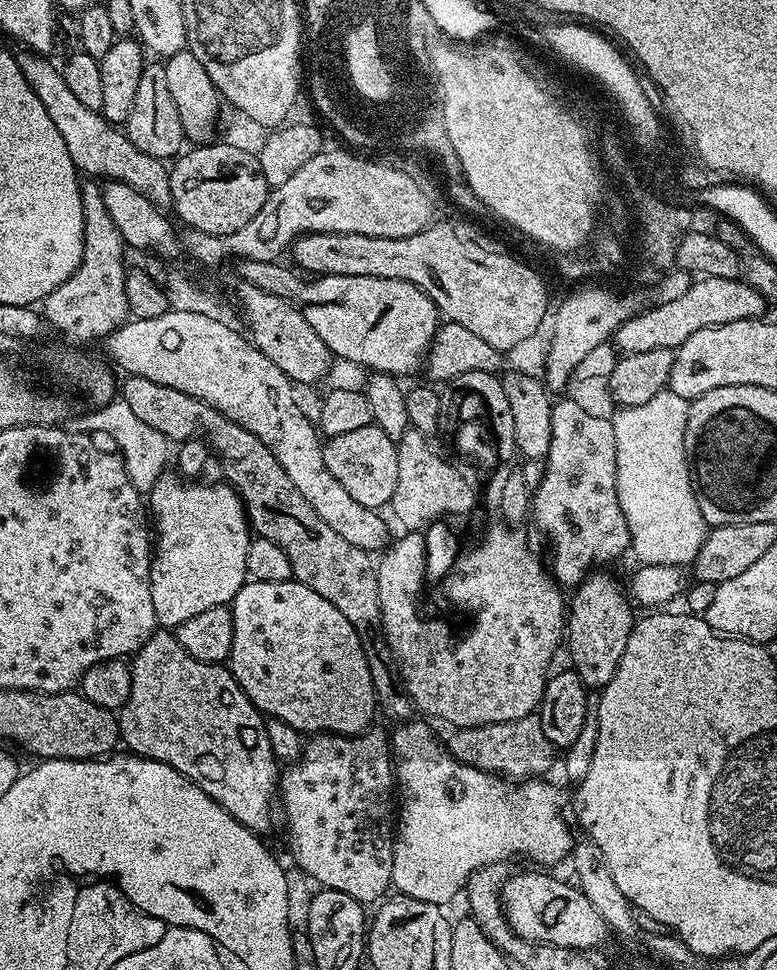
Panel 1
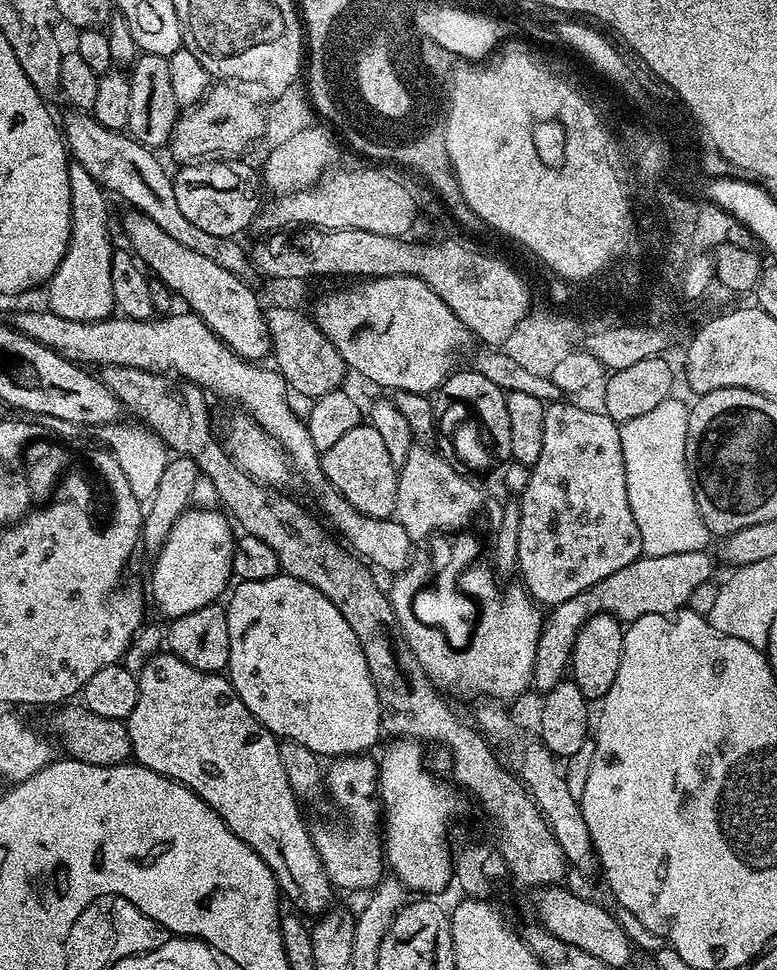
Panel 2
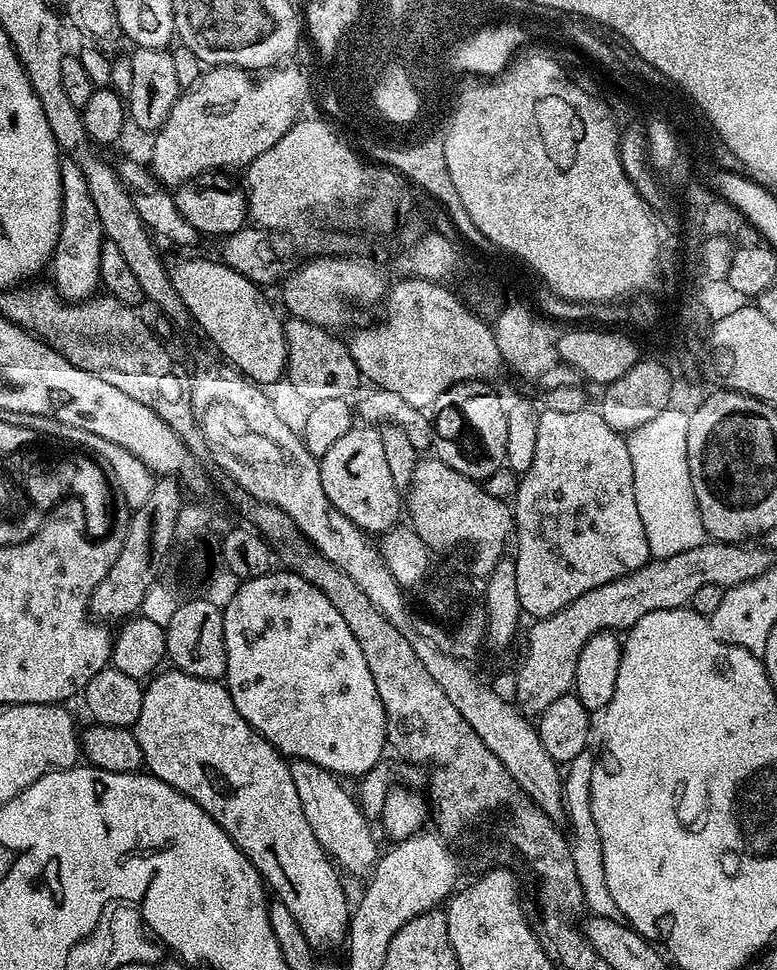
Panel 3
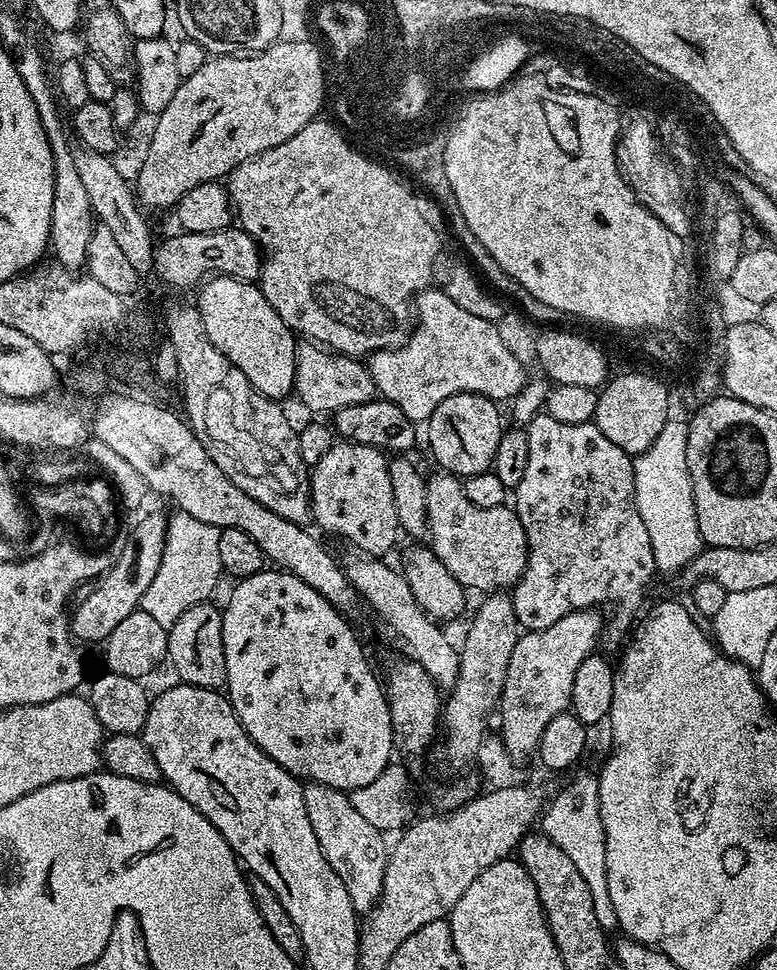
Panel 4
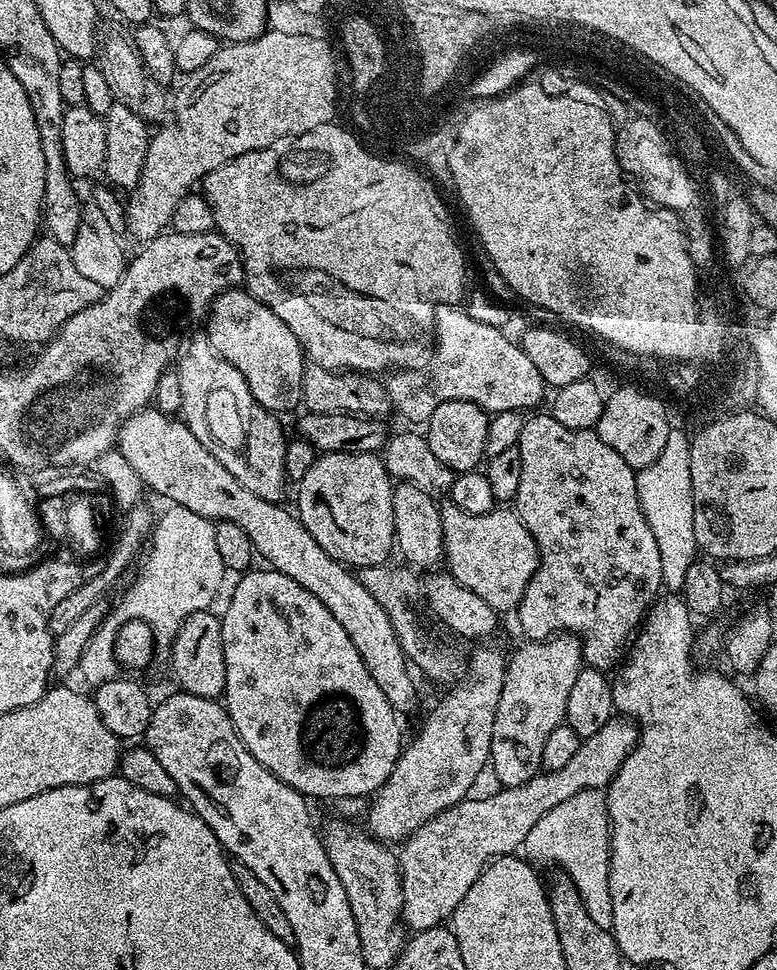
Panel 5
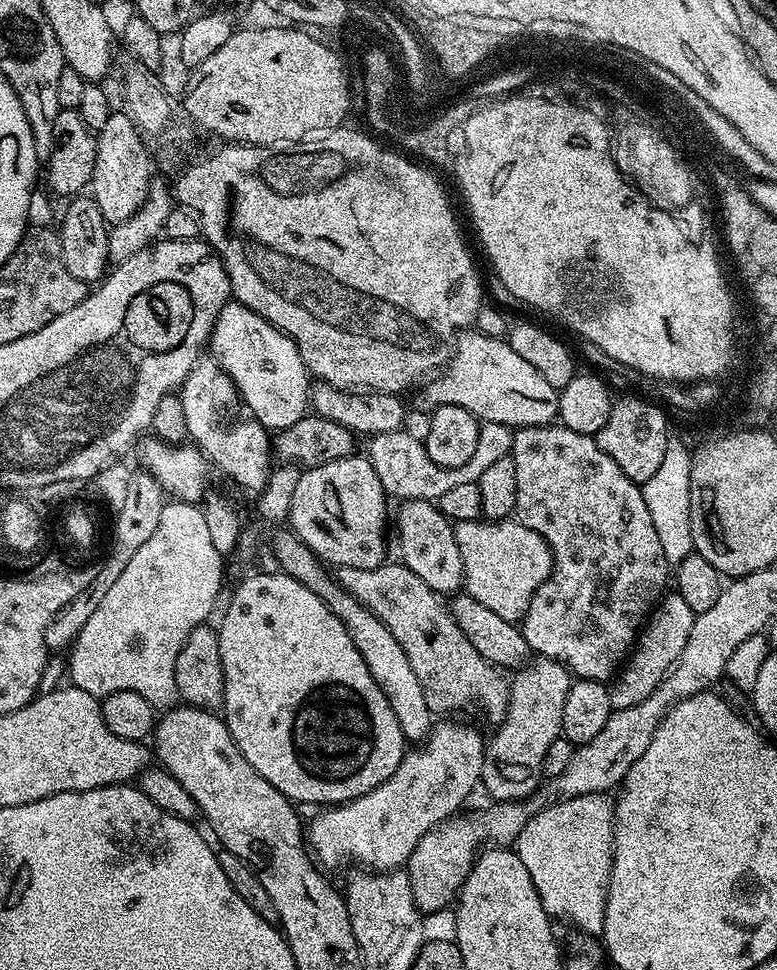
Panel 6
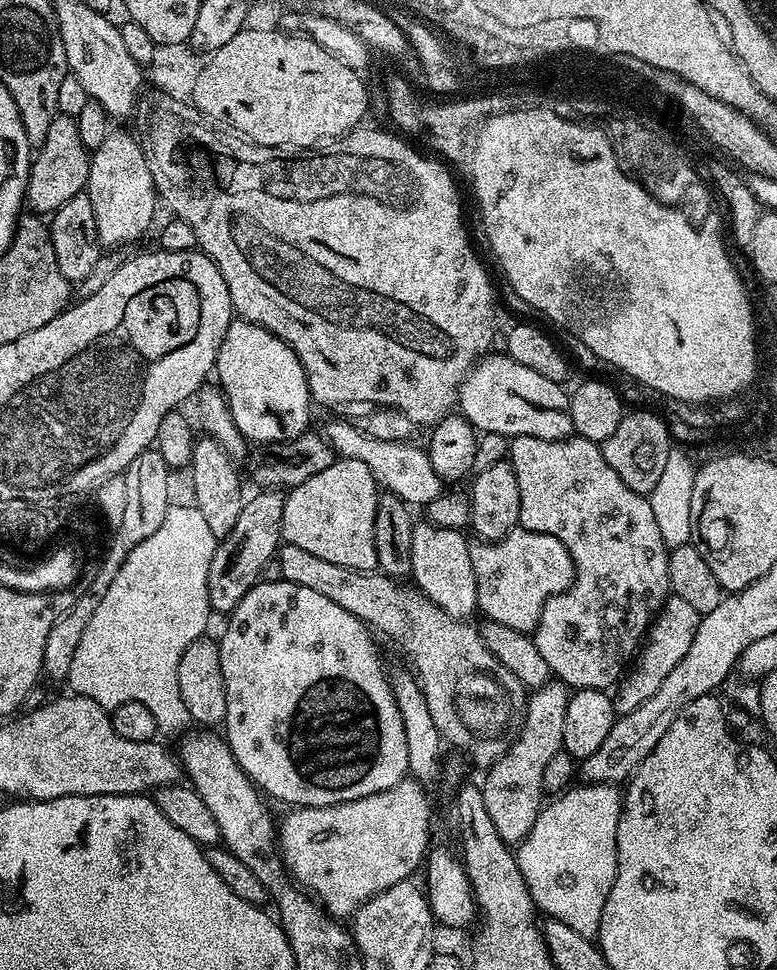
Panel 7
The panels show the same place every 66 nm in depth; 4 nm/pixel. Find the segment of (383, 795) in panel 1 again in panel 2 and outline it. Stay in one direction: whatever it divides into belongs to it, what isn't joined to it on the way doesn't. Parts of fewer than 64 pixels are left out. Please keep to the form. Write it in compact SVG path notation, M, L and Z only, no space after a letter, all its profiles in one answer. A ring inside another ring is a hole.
M357 754L354 756L338 756L331 761L330 766L326 768L326 792L332 795L332 800L337 804L338 807L344 808L344 816L348 819L348 824L344 824L339 828L336 824L312 824L310 831L312 833L312 841L316 847L316 853L320 855L320 860L324 863L324 873L328 876L328 881L337 889L345 888L348 892L364 892L367 893L369 890L376 887L381 880L385 879L386 876L386 853L384 851L384 842L382 839L382 805L380 803L380 797L378 795L378 789L380 787L380 770L375 759L371 760L371 755L368 754Z

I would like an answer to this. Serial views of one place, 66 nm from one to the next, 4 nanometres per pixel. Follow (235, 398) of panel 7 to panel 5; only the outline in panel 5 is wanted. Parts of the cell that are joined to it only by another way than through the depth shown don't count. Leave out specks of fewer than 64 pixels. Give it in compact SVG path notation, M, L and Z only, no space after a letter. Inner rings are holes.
M232 286L212 301L206 317L206 331L210 346L246 378L250 394L267 412L285 414L295 404L301 403L304 394L304 369L306 357L294 330L247 290ZM240 291L240 292L239 292ZM208 324L208 325L207 325Z

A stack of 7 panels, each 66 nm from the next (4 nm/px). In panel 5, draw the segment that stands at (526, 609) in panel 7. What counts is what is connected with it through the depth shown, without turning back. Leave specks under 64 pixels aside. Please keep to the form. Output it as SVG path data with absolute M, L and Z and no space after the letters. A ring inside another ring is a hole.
M440 504L444 560L447 571L462 586L474 590L482 602L497 612L513 611L519 604L530 578L540 564L540 551L526 526L515 511L493 510L486 514L463 512L456 504Z

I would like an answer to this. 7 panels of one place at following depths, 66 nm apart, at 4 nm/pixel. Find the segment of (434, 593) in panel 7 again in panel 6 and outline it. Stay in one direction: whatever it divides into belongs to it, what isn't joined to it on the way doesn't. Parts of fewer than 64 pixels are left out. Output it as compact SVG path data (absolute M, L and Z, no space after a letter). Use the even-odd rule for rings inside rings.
M406 500L399 507L400 513L396 516L396 528L400 534L399 559L437 594L459 593L464 583L464 567L462 554L458 554L453 521L430 500Z

